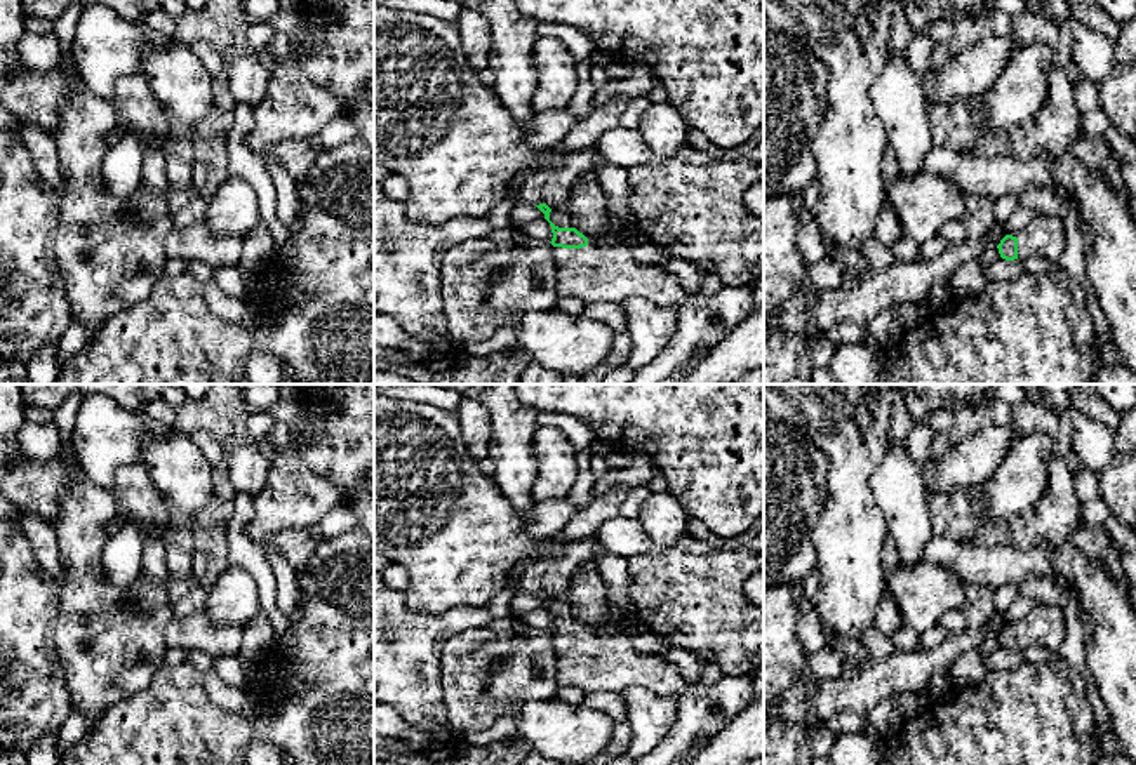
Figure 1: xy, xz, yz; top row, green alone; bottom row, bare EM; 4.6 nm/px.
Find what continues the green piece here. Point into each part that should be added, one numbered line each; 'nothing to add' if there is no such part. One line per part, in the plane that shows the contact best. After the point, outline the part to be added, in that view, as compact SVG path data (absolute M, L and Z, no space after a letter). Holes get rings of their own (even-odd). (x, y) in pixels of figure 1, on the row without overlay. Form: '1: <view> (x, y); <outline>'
1: xz (602, 661); M588 628L581 638L553 636L558 687L576 685L588 692L623 692L640 685L656 694L678 697L691 683L663 654L638 654L630 628Z

